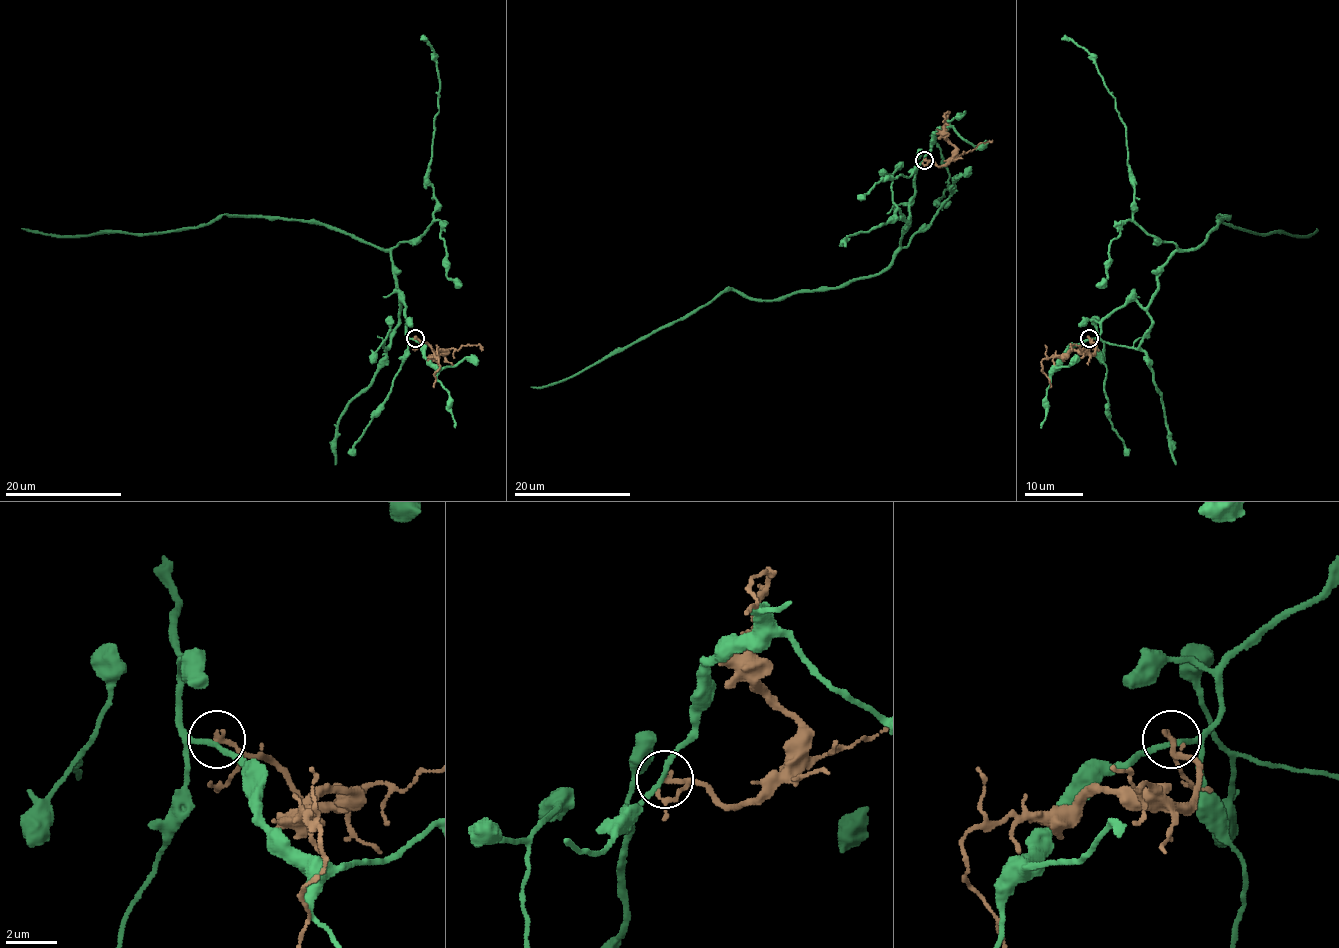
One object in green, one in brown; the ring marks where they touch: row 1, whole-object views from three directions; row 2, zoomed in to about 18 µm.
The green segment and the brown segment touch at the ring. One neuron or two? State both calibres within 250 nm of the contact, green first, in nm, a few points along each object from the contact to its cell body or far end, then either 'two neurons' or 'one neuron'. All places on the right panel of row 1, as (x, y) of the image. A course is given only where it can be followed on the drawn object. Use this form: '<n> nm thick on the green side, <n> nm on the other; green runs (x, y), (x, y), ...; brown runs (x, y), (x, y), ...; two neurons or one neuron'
200 nm thick on the green side, 240 nm on the other; green runs (1089, 338), (1128, 302), (1145, 308), (1158, 270), (1230, 217), (1219, 214), (1253, 233), (1316, 229); brown runs (1089, 338), (1095, 350), (1086, 353), (1070, 350), (1041, 362), (1049, 387); two neurons

